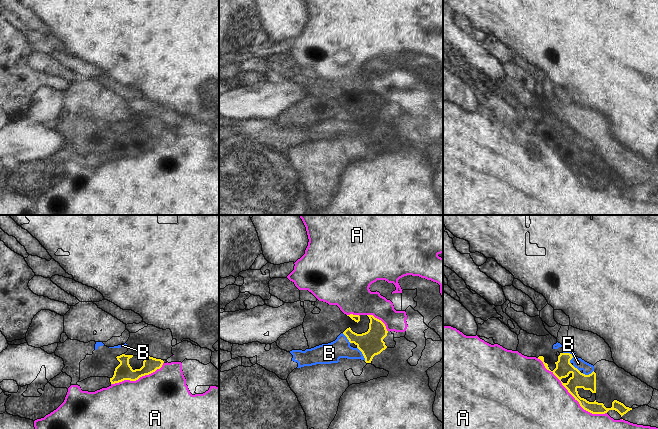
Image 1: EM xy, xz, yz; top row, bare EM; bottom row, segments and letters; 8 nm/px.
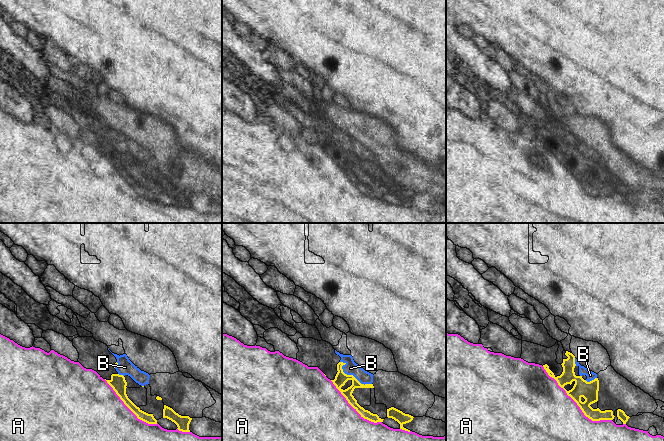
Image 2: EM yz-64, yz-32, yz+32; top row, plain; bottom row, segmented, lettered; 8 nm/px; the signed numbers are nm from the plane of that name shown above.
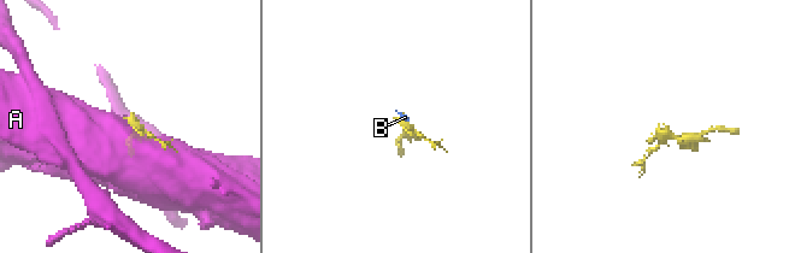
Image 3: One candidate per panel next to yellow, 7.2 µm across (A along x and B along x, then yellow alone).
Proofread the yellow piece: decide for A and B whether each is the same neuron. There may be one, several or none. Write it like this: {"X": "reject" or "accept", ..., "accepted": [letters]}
{"A": "accept", "B": "reject", "accepted": ["A"]}

